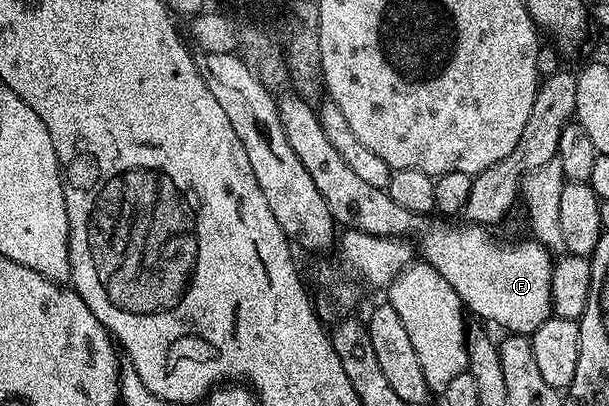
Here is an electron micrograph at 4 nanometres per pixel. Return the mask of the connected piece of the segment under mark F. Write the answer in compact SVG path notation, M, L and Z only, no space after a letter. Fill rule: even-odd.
M289 93L290 94L284 95L282 99L279 97L276 102L278 105L280 124L284 128L284 136L288 136L288 144L292 144L292 152L296 152L296 156L300 156L300 164L304 164L304 168L308 170L308 176L312 176L313 183L316 184L317 190L320 191L320 196L324 196L324 202L328 204L328 210L332 212L334 221L339 227L345 228L346 230L368 232L372 236L392 236L393 238L405 236L413 240L416 243L417 253L421 255L432 268L436 268L436 272L440 272L440 276L444 276L444 280L448 280L448 284L452 284L456 296L460 296L463 307L465 307L471 315L474 313L475 316L478 317L475 319L481 320L483 323L491 324L490 322L495 322L495 324L502 329L502 332L506 334L525 334L529 336L536 332L536 328L540 328L540 324L544 324L544 320L548 320L552 317L552 272L554 271L555 259L552 257L550 250L535 240L528 240L528 242L497 242L497 240L490 235L492 233L487 227L477 224L461 224L462 226L457 226L457 224L454 223L457 221L454 220L438 220L442 222L433 222L435 220L433 217L425 214L413 214L412 212L408 212L408 208L400 208L400 204L396 204L396 200L392 200L392 196L387 194L383 187L377 186L376 184L367 184L357 172L352 172L352 168L348 168L348 160L344 160L344 156L340 156L340 152L336 152L335 146L328 141L328 136L324 136L324 128L318 119L318 110L315 109L315 107L310 107L309 104L302 99L305 97L303 97L301 93Z

